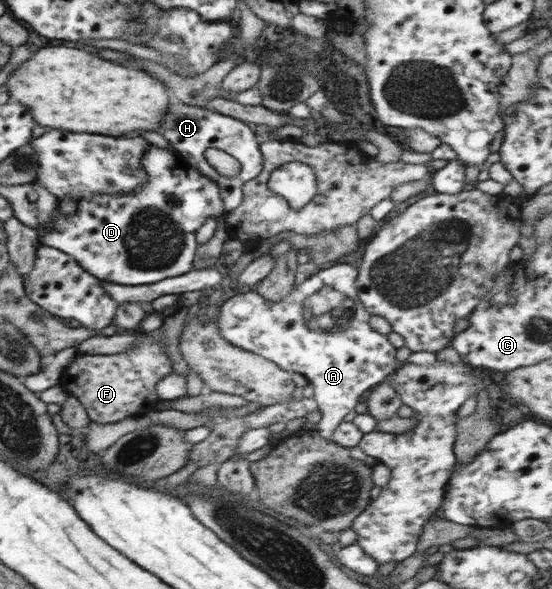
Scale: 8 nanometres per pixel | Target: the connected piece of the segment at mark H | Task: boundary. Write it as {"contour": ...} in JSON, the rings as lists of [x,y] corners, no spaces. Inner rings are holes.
{"contour":[[[173,103],[173,105],[169,105],[169,111],[163,119],[161,135],[168,139],[175,152],[184,157],[184,161],[188,161],[219,186],[226,213],[241,205],[243,184],[261,173],[263,161],[260,150],[261,139],[245,122],[235,119],[227,113],[221,115],[221,113],[209,108]],[[209,148],[226,151],[229,155],[238,159],[241,166],[240,172],[235,177],[221,175],[214,167],[209,165],[204,156],[204,151]]]}

